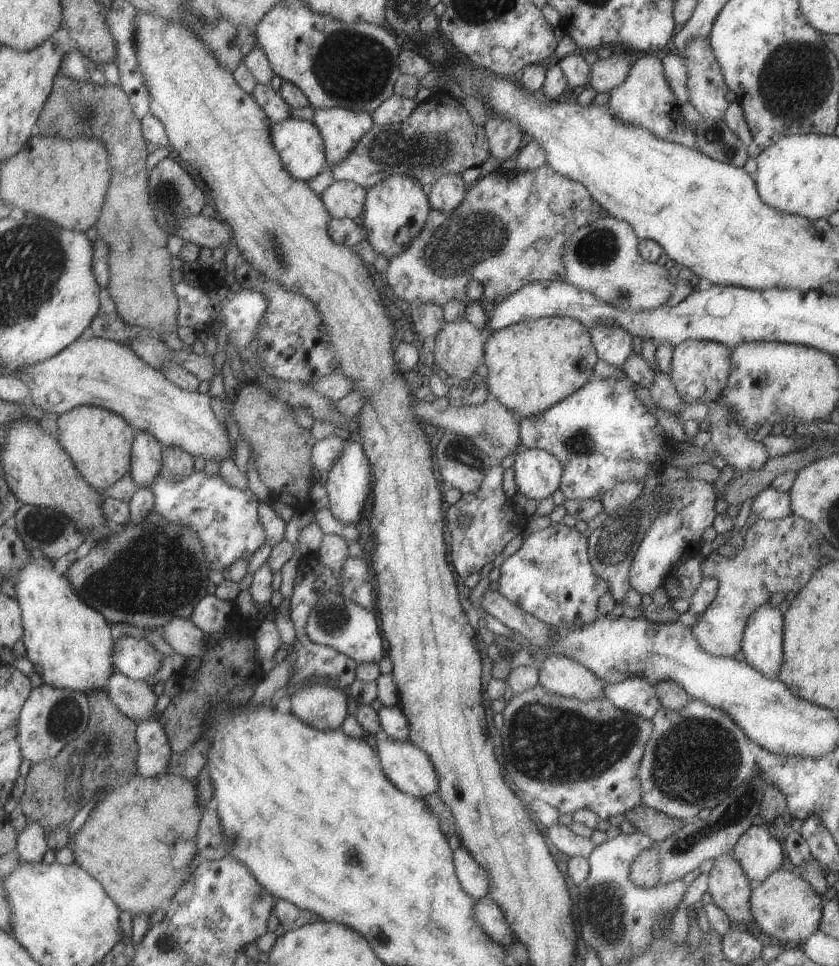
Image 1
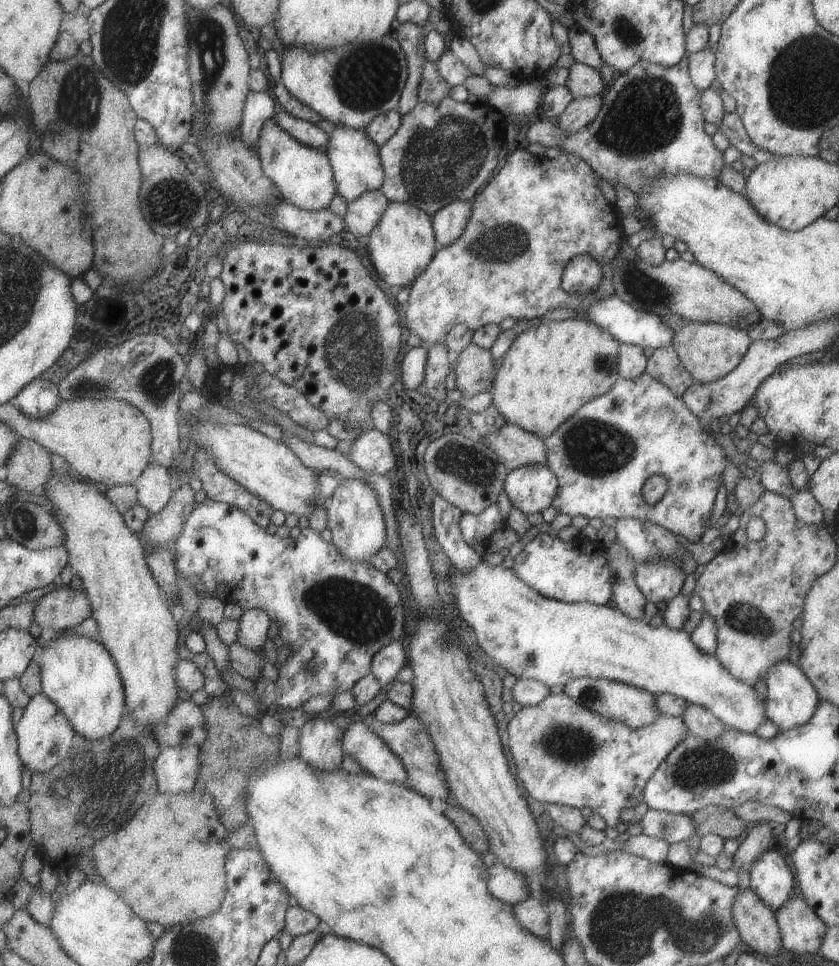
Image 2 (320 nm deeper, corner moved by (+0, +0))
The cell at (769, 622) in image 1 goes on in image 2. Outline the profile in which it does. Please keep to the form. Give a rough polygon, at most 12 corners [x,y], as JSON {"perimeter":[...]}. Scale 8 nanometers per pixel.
{"perimeter":[[798,666],[766,674],[764,713],[779,733],[813,716],[818,694]]}

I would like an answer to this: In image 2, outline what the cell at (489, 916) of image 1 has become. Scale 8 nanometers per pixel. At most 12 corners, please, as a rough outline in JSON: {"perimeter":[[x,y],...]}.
{"perimeter":[[532,897],[512,905],[516,922],[547,940],[544,904]]}

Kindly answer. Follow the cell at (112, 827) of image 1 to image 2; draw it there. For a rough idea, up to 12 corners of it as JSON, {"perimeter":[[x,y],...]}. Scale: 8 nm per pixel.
{"perimeter":[[155,794],[92,848],[103,884],[163,927],[214,913],[213,797]]}

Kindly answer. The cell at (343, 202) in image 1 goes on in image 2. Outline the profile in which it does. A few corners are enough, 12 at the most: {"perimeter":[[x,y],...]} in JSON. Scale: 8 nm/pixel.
{"perimeter":[[379,190],[347,203],[344,226],[367,236],[388,200]]}

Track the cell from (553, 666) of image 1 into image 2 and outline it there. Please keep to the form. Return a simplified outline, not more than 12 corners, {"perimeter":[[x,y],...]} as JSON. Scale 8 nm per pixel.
{"perimeter":[[579,677],[563,692],[580,707],[632,729],[661,714],[642,688]]}

